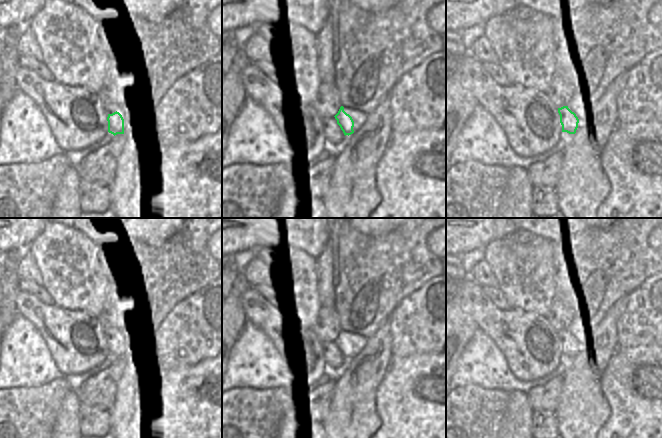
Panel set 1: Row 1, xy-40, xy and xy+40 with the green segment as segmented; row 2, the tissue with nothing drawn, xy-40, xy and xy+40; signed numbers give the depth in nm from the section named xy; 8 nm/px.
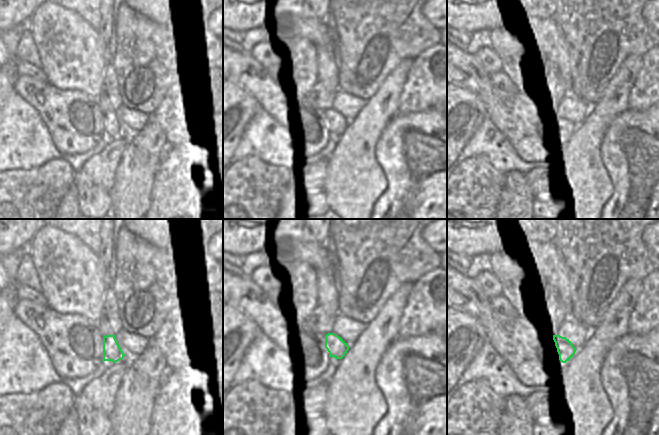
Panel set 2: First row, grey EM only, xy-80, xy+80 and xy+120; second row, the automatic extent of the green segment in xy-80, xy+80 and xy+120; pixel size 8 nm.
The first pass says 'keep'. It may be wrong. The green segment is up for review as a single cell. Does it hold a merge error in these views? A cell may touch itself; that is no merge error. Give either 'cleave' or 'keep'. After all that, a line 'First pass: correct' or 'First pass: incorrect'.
keep
First pass: correct

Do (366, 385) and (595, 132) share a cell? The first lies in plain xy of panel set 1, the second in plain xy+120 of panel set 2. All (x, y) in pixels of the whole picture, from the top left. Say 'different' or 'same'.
same

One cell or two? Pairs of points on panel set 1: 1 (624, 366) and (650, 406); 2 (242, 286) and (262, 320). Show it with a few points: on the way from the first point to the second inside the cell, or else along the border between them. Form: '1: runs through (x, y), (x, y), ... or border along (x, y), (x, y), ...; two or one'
1: runs through (628, 378), (630, 380), (631, 394), (638, 396); one
2: border along (250, 286), (240, 299), (243, 314); two

